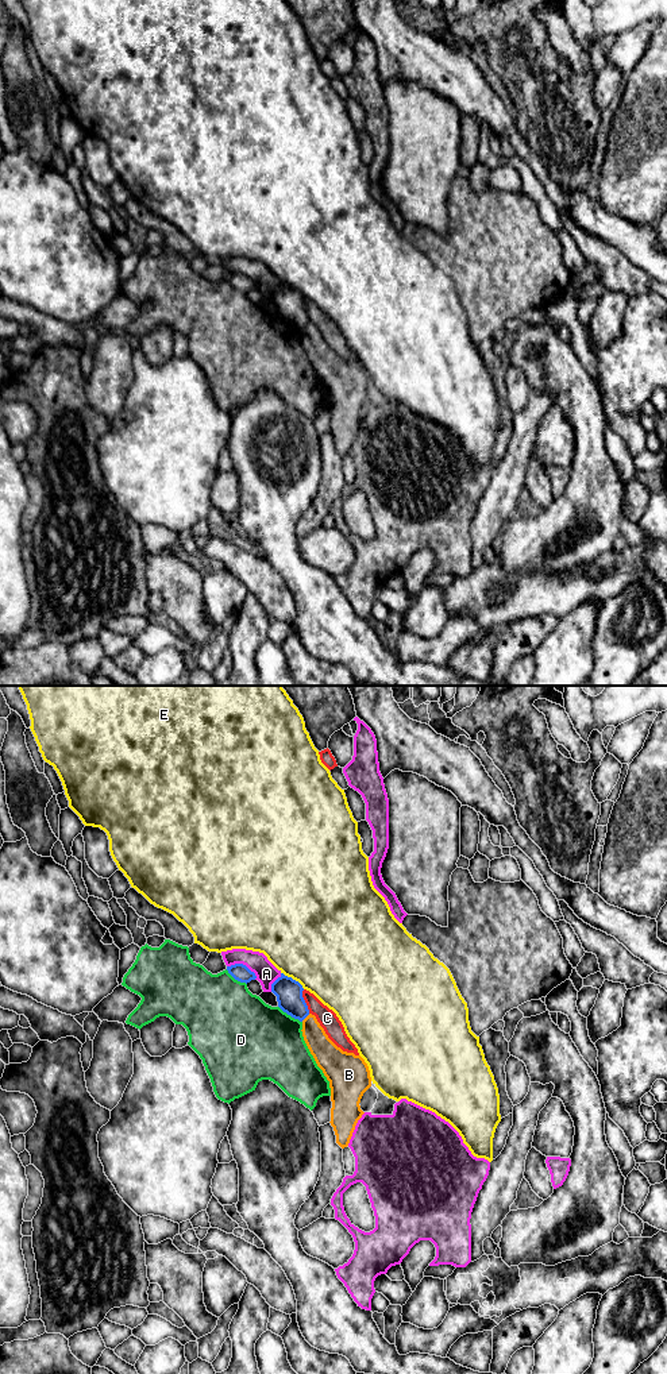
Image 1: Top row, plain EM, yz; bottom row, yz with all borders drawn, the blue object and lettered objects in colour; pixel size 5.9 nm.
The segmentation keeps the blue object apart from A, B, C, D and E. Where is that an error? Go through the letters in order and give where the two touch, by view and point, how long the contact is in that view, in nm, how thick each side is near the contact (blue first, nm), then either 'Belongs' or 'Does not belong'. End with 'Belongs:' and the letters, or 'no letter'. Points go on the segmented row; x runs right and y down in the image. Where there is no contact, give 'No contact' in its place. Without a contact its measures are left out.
A: Touches blue at yz (242, 964). Shared border 200 nm. Thickness 100 nm (blue) against 130 nm. Does not belong
B: Touches blue at yz (305, 1017). Shared border 70 nm. Thickness 160 nm (blue) against 160 nm. Does not belong
C: Touches blue at yz (304, 1002). Shared border 150 nm. Thickness 160 nm (blue) against 110 nm. Does not belong
D: Touches blue at yz (290, 1015). Shared border 170 nm. Thickness 160 nm (blue) against 460 nm. Does not belong
E: Touches blue at yz (292, 979). Shared border 170 nm. Thickness 160 nm (blue) against 500 nm. Does not belong
Belongs: no letter

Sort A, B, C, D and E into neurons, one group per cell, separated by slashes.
A / B / C / D / E

